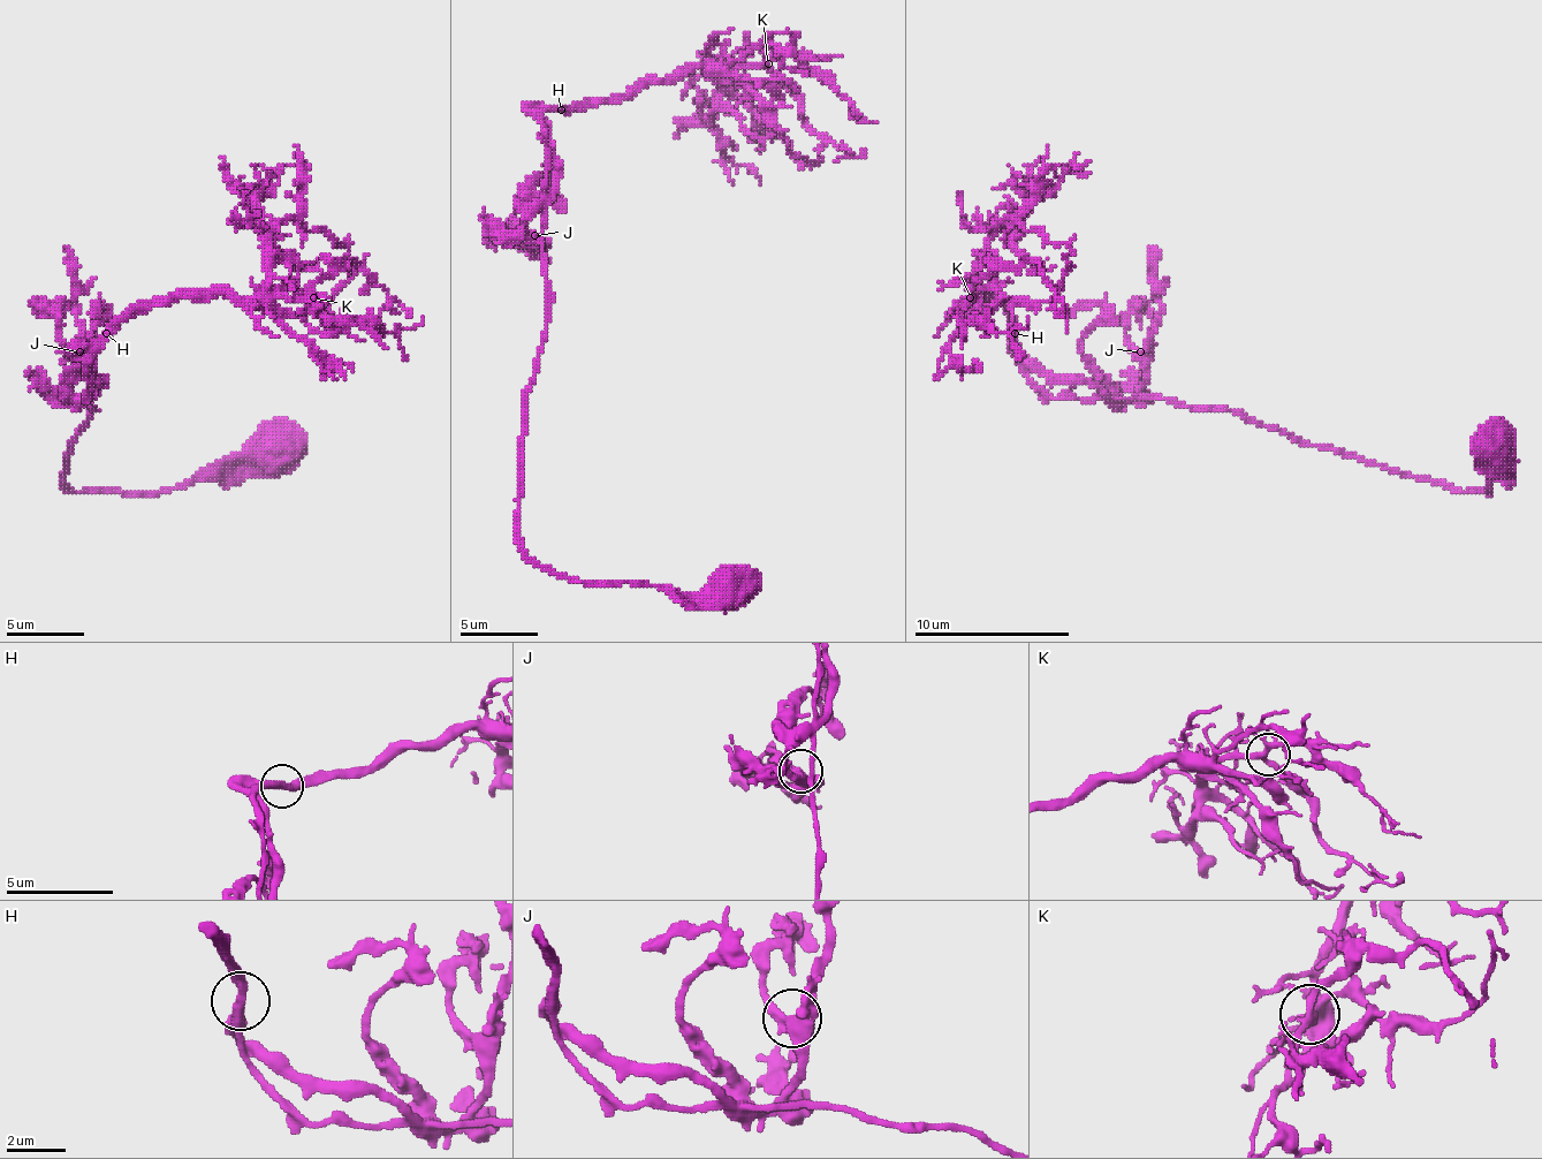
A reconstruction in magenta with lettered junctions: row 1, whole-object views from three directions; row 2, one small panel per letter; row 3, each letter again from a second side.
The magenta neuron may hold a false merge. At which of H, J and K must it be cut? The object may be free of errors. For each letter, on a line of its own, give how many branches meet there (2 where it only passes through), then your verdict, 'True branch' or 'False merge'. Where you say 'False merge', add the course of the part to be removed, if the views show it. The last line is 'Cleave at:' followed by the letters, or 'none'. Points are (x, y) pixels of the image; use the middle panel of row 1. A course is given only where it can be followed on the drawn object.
H: Branches: 2. True branch
J: Branches: 4. True branch
K: Branches: 6. True branch
Cleave at: none

